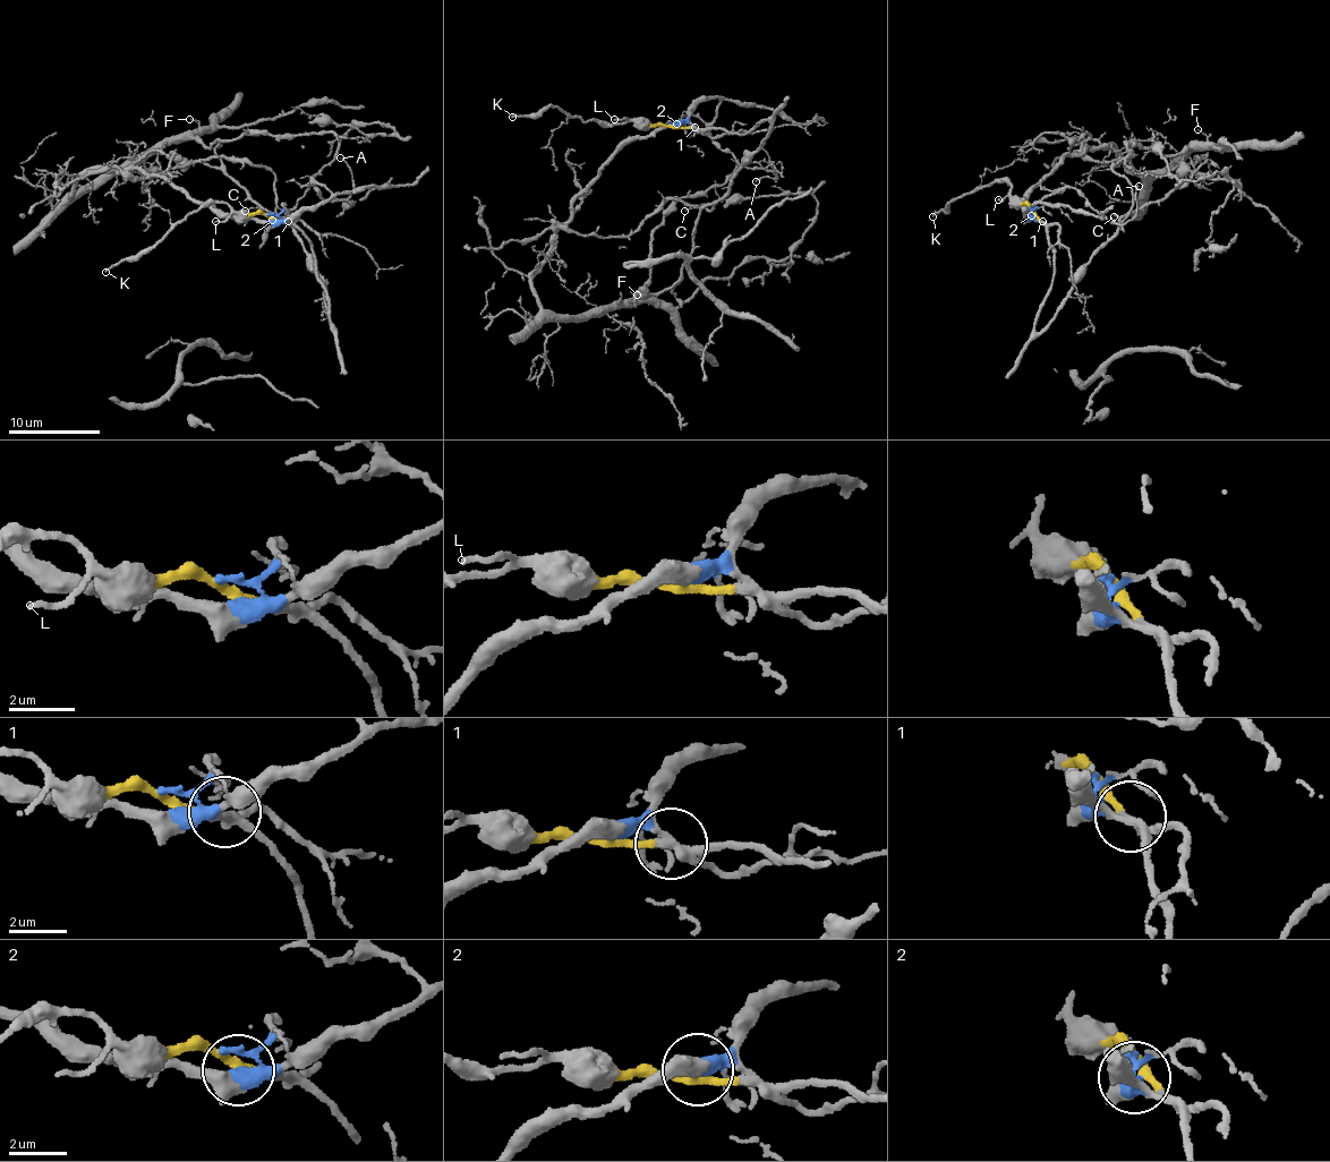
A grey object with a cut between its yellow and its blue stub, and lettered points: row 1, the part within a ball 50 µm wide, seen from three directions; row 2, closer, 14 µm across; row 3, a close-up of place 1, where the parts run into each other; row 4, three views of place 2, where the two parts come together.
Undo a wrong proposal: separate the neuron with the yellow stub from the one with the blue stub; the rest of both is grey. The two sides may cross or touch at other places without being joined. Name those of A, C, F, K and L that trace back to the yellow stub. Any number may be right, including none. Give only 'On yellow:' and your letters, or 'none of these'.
On yellow: C, K, L

